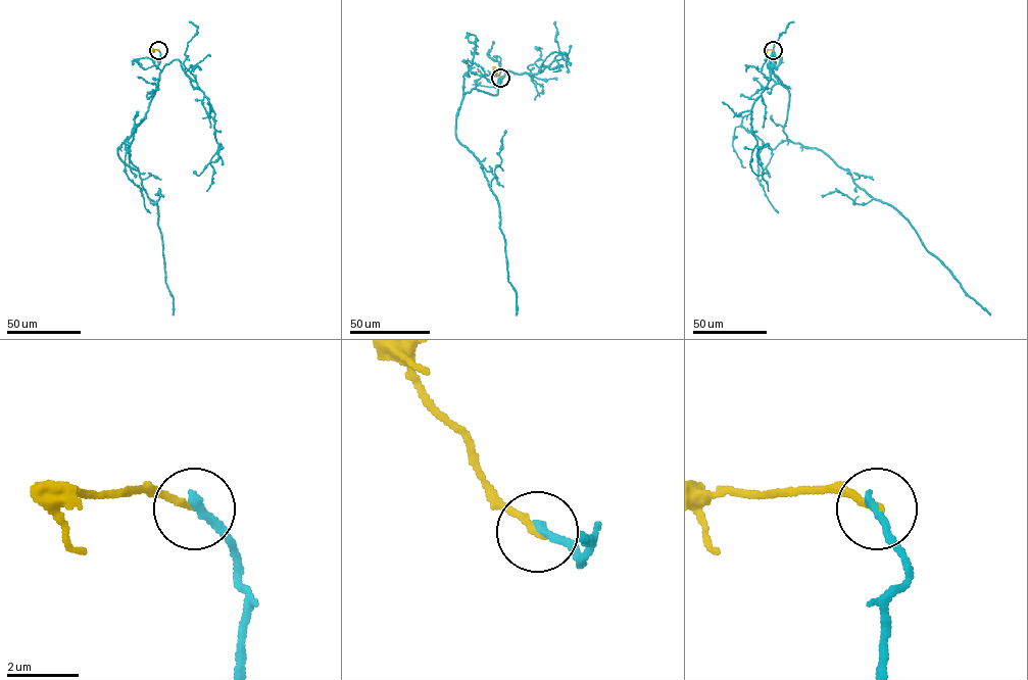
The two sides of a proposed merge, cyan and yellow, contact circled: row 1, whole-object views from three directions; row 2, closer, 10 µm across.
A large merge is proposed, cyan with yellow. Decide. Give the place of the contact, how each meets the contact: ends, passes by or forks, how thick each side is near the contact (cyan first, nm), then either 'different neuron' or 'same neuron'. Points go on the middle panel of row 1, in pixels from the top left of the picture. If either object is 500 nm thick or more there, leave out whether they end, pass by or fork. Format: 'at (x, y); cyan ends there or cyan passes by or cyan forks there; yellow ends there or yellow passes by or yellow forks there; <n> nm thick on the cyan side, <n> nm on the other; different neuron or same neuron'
at (500, 78); cyan ends there; yellow ends there; 280 nm thick on the cyan side, 200 nm on the other; different neuron

